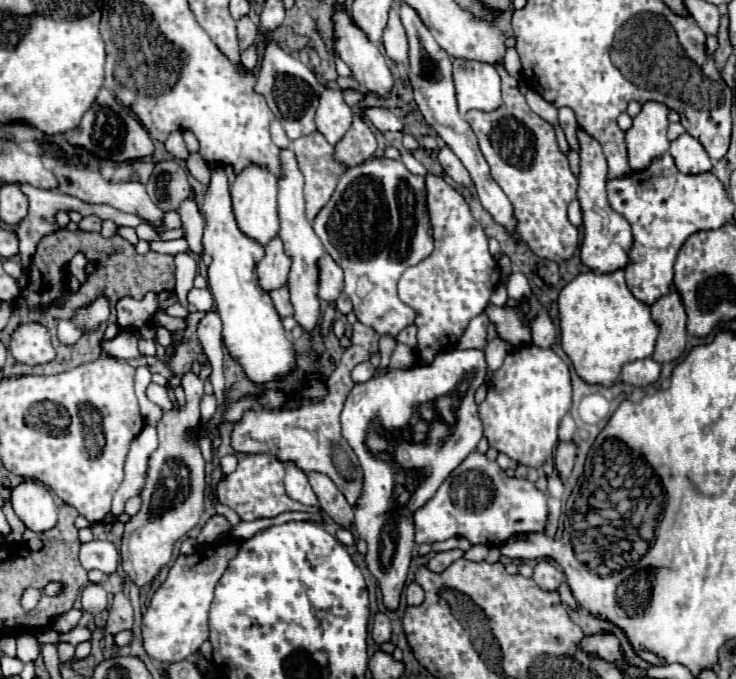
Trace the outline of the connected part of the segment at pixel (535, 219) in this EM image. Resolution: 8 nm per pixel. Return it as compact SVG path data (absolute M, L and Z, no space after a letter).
M503 87L503 103L499 109L491 113L469 111L465 113L465 121L471 125L473 133L479 139L481 153L491 167L491 177L499 183L503 193L513 203L517 217L517 235L521 237L521 241L525 241L529 249L539 257L551 261L567 261L579 245L579 231L567 219L567 207L577 197L577 179L569 169L567 157L557 147L553 127L529 109L525 97L515 87Z

